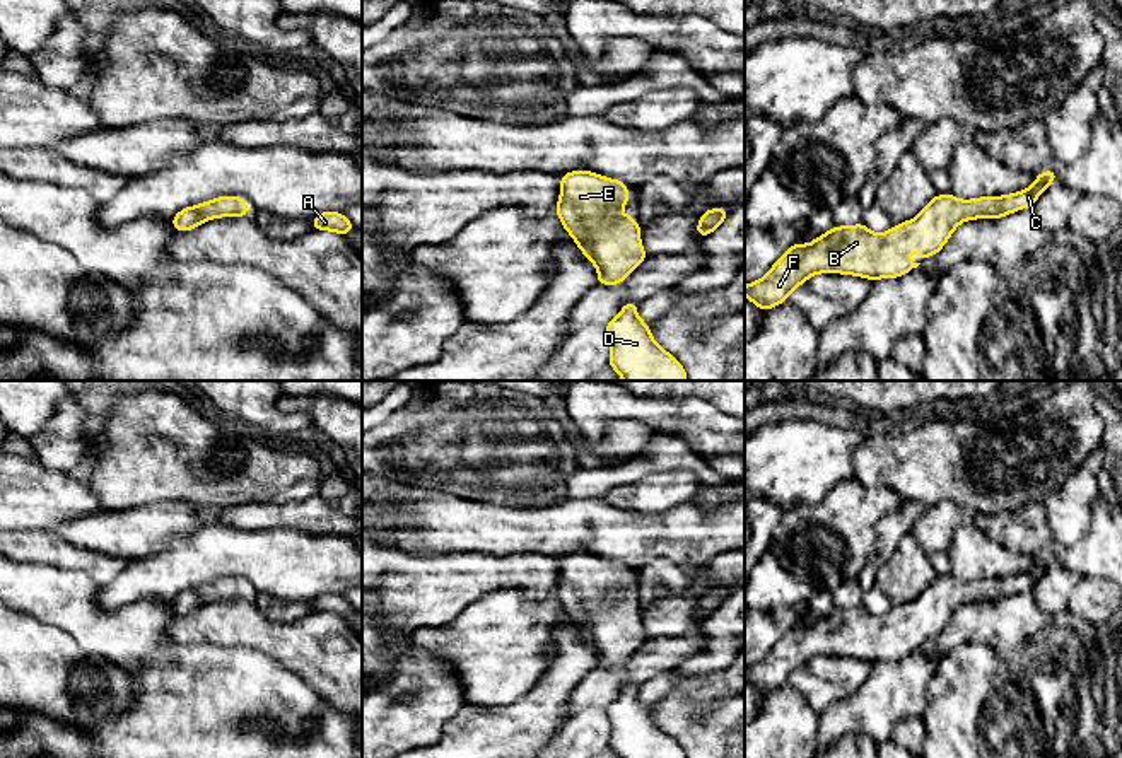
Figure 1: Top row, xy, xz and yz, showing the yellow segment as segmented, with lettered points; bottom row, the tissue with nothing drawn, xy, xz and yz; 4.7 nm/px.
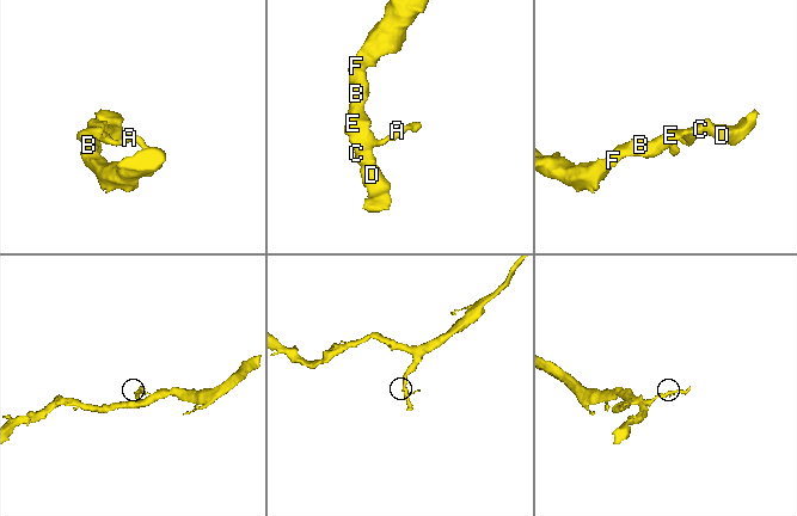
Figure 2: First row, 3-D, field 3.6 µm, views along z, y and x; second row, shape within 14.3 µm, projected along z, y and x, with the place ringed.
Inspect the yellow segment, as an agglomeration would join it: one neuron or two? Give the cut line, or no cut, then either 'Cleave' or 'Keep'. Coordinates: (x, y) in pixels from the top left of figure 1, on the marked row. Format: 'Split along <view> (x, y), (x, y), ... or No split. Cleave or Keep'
No split. Keep

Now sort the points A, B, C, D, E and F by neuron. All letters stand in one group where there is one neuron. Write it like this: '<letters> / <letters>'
A B C D E F

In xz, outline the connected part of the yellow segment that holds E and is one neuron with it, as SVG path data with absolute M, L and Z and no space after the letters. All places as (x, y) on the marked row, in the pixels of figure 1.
M591 171L560 178L555 212L576 246L598 268L598 285L617 285L649 256L640 242L640 224L618 213L630 201L627 183Z

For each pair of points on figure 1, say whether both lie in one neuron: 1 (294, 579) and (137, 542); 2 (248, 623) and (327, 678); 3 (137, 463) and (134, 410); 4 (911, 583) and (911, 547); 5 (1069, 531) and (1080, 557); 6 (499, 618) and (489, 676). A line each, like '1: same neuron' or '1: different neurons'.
1: different neurons
2: same neuron
3: same neuron
4: same neuron
5: different neurons
6: same neuron

